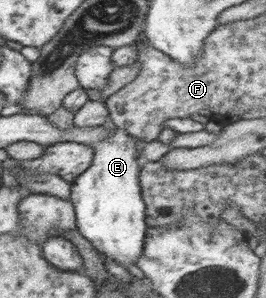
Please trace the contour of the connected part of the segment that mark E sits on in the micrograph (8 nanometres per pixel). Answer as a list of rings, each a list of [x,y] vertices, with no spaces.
[[[114,127],[103,140],[90,146],[93,149],[92,163],[71,184],[70,197],[75,209],[77,230],[100,254],[122,266],[136,265],[142,255],[148,229],[139,182],[141,141],[126,130]]]

